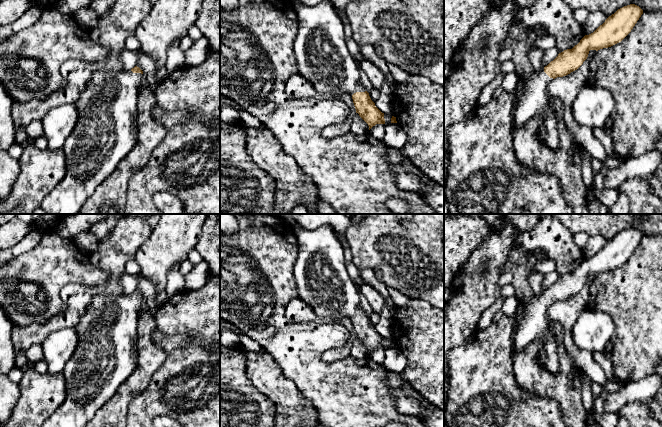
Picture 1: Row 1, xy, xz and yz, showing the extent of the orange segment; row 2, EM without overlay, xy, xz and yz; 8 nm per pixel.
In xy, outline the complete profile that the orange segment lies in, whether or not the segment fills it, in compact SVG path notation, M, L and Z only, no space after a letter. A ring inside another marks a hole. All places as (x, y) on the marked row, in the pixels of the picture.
M135 66L131 70L97 71L74 102L78 120L62 147L66 158L65 177L46 195L41 208L46 214L78 214L84 203L134 148L138 141L137 102L139 87L142 85L143 71Z

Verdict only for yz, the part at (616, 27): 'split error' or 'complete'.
split error

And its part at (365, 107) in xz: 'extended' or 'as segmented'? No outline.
extended

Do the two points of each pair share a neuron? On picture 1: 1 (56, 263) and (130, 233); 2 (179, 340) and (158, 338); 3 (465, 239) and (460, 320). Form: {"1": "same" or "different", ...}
{"1": "different", "2": "same", "3": "different"}

